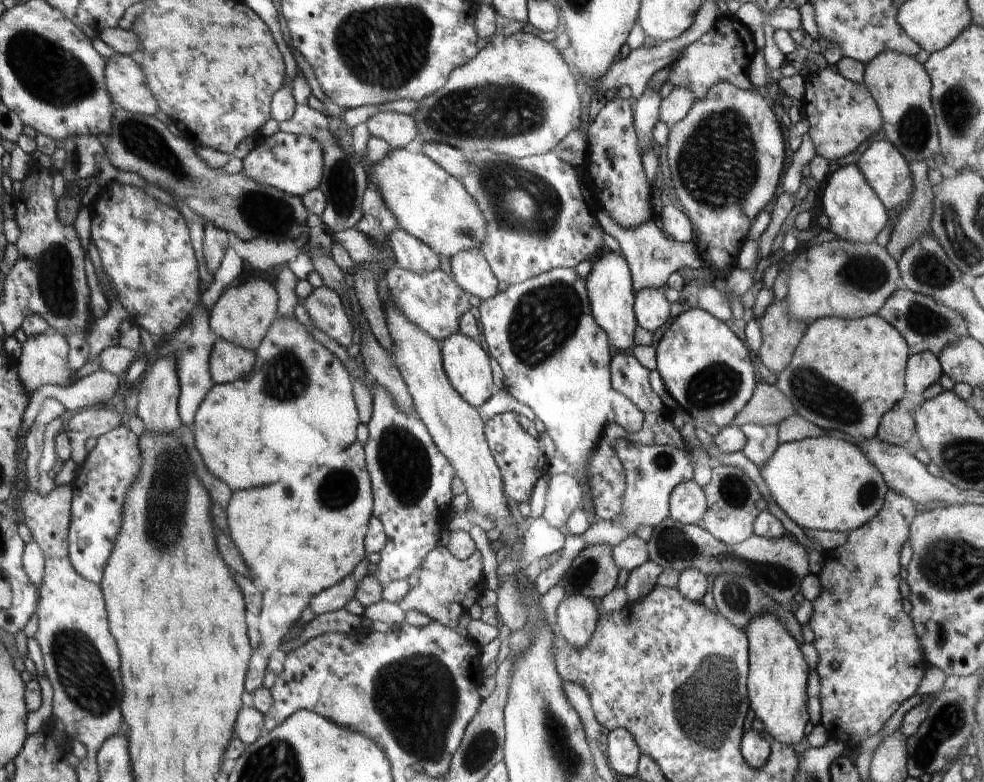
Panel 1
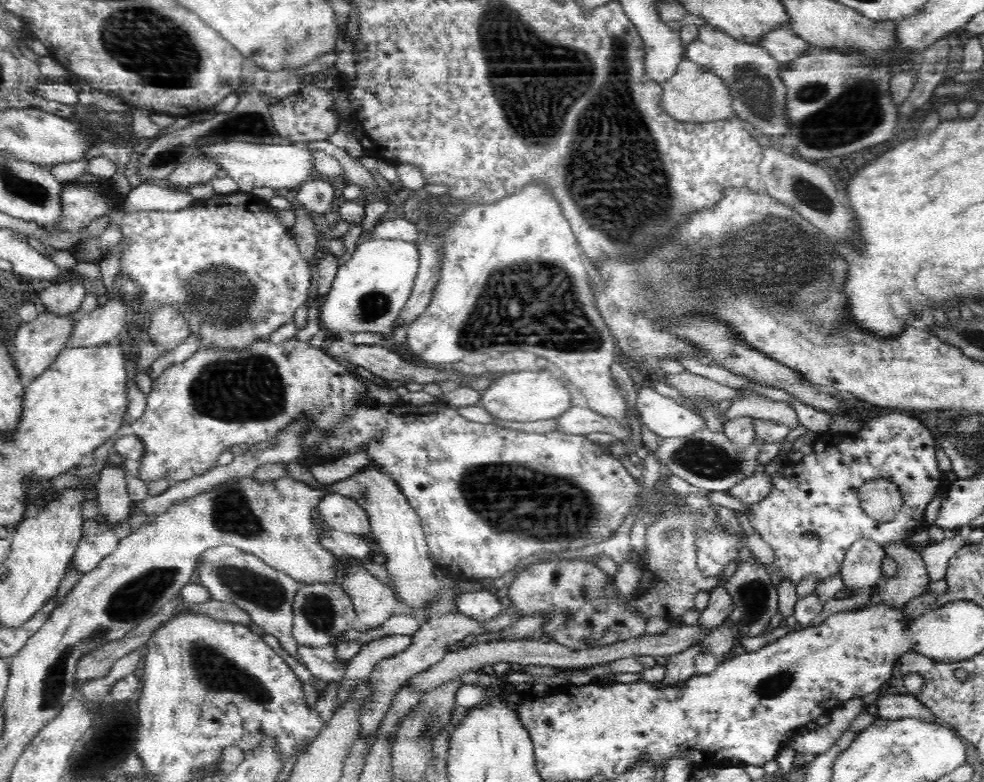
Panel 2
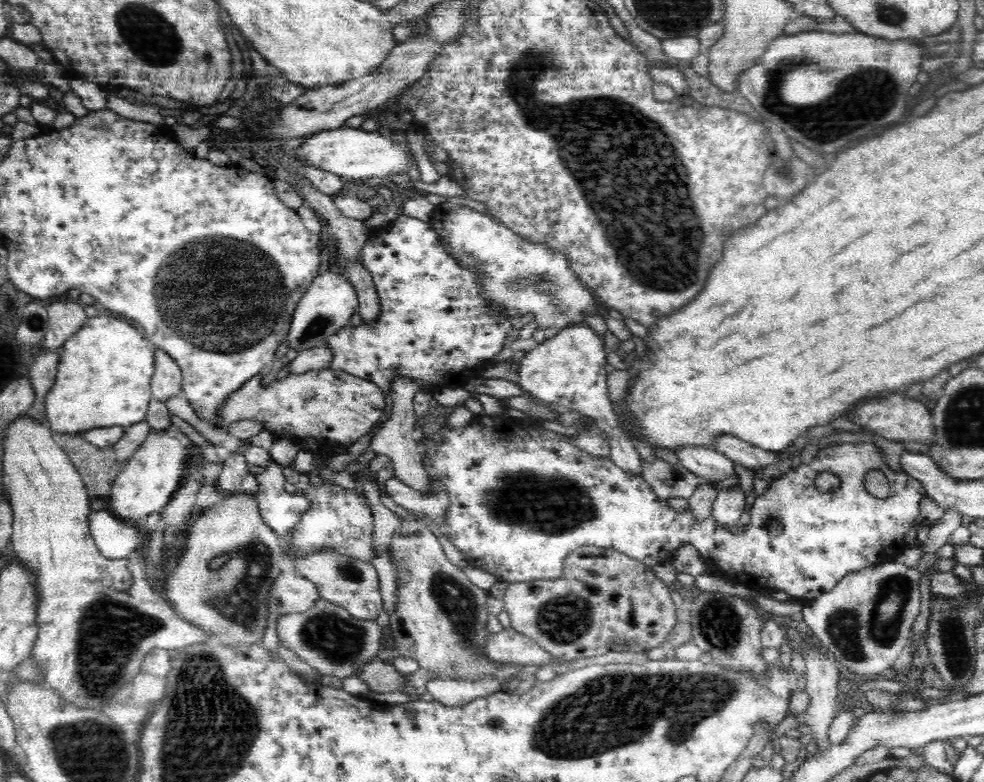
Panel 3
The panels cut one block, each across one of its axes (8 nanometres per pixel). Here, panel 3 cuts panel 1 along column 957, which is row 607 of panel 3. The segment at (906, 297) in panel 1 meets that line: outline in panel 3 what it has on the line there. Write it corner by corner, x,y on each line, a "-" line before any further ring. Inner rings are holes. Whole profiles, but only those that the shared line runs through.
318,599
307,611
284,615
277,626
280,642
316,669
322,680
331,675
341,680
354,675
382,649
382,632
377,622
355,618
346,608
328,599

